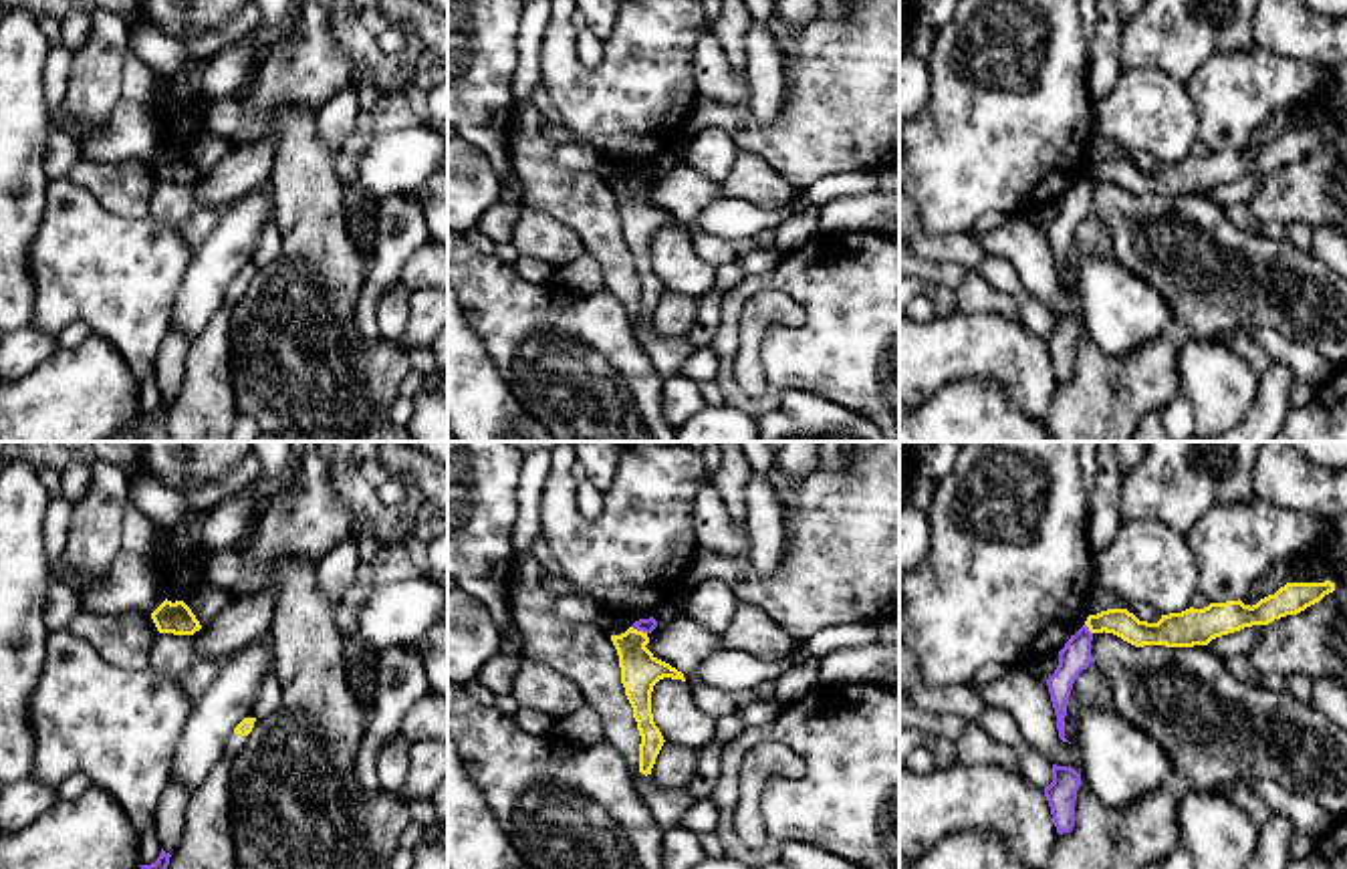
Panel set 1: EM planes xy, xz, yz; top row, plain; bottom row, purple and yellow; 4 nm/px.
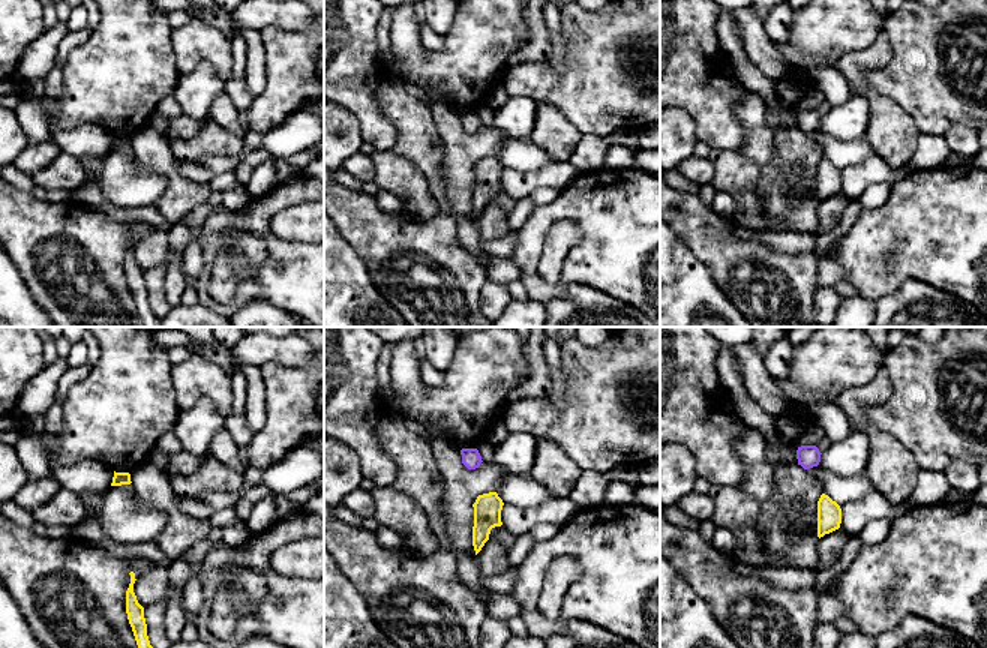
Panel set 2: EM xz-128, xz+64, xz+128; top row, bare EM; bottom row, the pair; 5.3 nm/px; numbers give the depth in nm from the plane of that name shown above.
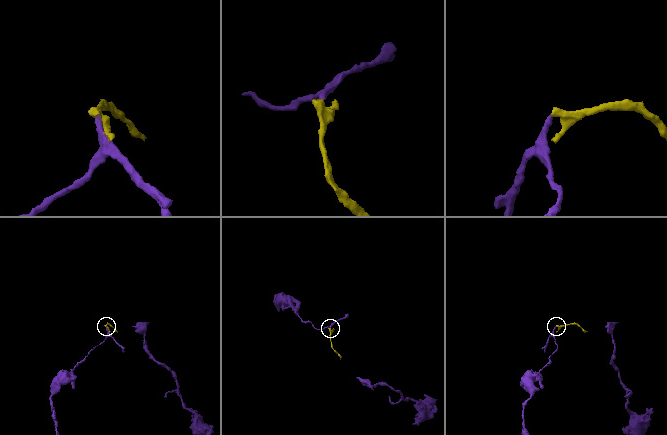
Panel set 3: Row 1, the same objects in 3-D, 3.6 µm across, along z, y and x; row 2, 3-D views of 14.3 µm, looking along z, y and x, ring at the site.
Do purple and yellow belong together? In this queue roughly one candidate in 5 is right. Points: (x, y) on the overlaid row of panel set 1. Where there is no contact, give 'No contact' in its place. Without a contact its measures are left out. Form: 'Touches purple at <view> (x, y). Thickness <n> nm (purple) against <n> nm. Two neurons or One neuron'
Touches purple at xz (640, 630). Thickness 60 nm (purple) against 160 nm. Two neurons

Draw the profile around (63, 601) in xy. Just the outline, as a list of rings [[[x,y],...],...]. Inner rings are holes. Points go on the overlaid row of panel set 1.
[[[52,579],[44,603],[44,625],[48,633],[67,631],[81,609],[81,595],[71,585]]]

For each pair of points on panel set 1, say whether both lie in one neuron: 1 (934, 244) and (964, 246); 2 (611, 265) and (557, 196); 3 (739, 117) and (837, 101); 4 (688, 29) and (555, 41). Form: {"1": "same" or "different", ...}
{"1": "same", "2": "same", "3": "same", "4": "same"}

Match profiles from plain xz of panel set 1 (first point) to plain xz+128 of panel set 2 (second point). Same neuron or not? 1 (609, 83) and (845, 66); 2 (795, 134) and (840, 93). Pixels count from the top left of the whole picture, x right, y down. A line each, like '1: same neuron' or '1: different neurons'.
1: different neurons
2: different neurons

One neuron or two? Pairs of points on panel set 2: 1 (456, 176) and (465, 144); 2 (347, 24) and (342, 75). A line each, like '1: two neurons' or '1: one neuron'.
1: one neuron
2: one neuron

